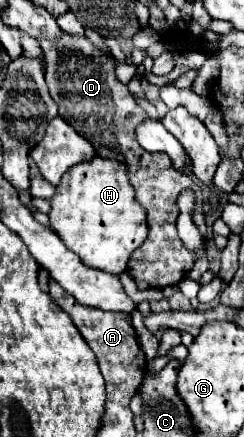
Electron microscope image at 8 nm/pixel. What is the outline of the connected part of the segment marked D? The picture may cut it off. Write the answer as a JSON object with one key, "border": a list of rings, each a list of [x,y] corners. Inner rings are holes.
{"border":[[[40,41],[46,57],[46,83],[50,85],[50,95],[60,97],[62,117],[86,137],[100,157],[118,159],[128,165],[128,177],[136,191],[136,201],[146,209],[148,237],[132,253],[128,263],[128,275],[134,281],[146,281],[150,287],[164,289],[176,285],[186,277],[196,261],[196,255],[184,247],[176,233],[178,205],[176,199],[182,191],[190,189],[202,195],[202,187],[196,179],[172,169],[172,159],[166,153],[148,153],[140,149],[134,129],[146,119],[146,113],[132,99],[126,85],[122,85],[114,75],[114,63],[108,55],[98,51],[92,43],[68,43],[68,47],[58,47],[56,43]]]}

